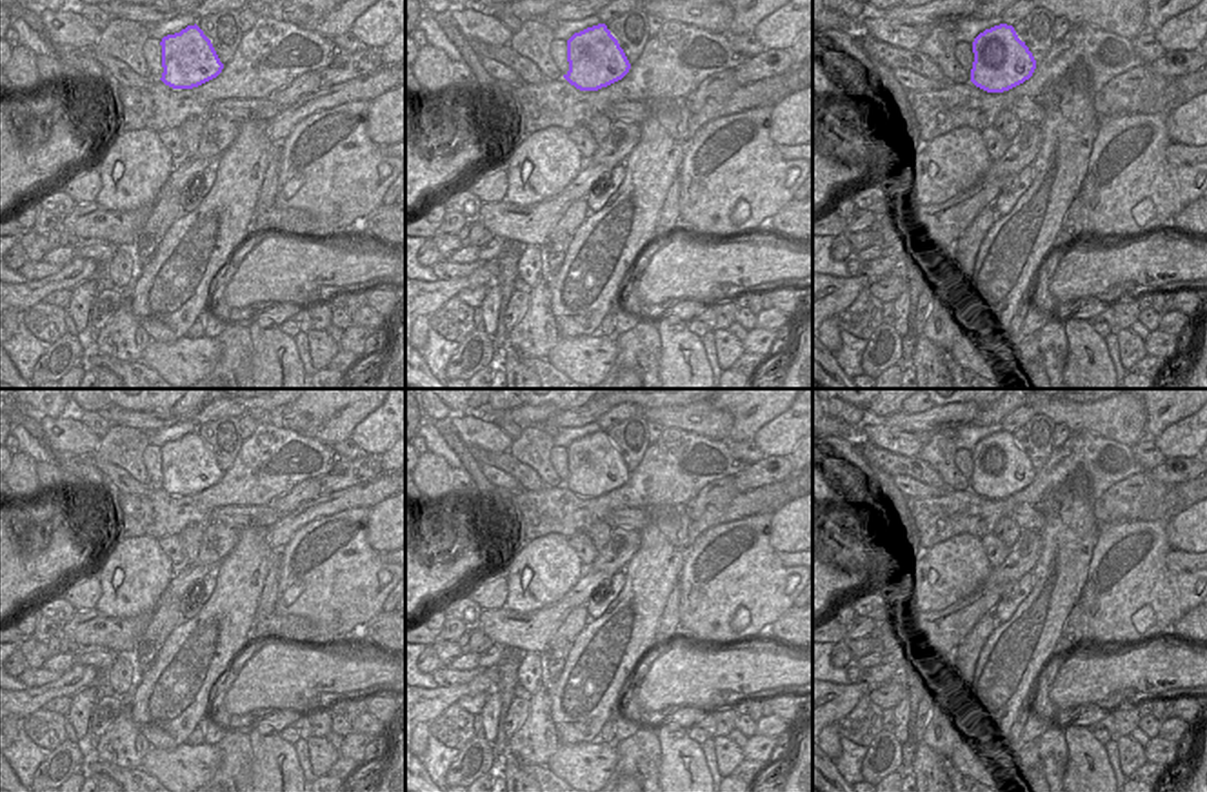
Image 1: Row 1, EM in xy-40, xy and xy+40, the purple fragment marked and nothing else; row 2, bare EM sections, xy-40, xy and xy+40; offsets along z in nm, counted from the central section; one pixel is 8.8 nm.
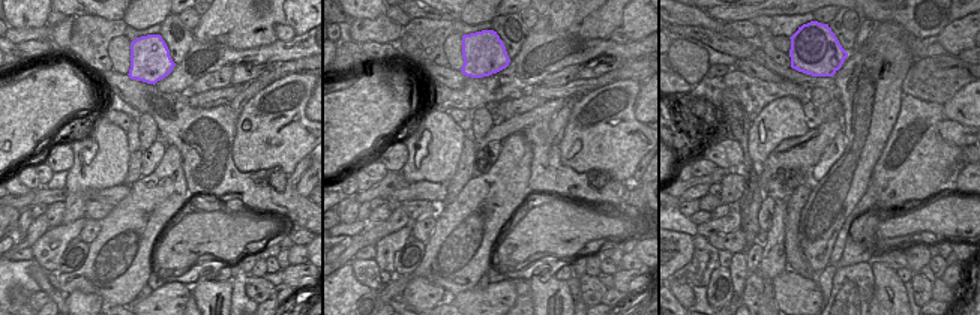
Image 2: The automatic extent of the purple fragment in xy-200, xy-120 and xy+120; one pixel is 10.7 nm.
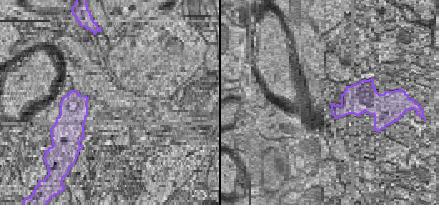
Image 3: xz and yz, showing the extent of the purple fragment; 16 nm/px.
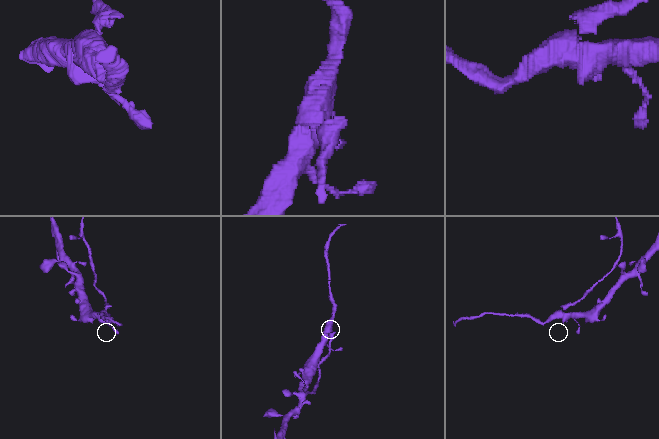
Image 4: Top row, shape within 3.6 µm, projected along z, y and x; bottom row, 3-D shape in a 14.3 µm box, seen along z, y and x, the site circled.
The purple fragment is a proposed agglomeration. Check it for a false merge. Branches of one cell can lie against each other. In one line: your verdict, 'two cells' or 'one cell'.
two cells

